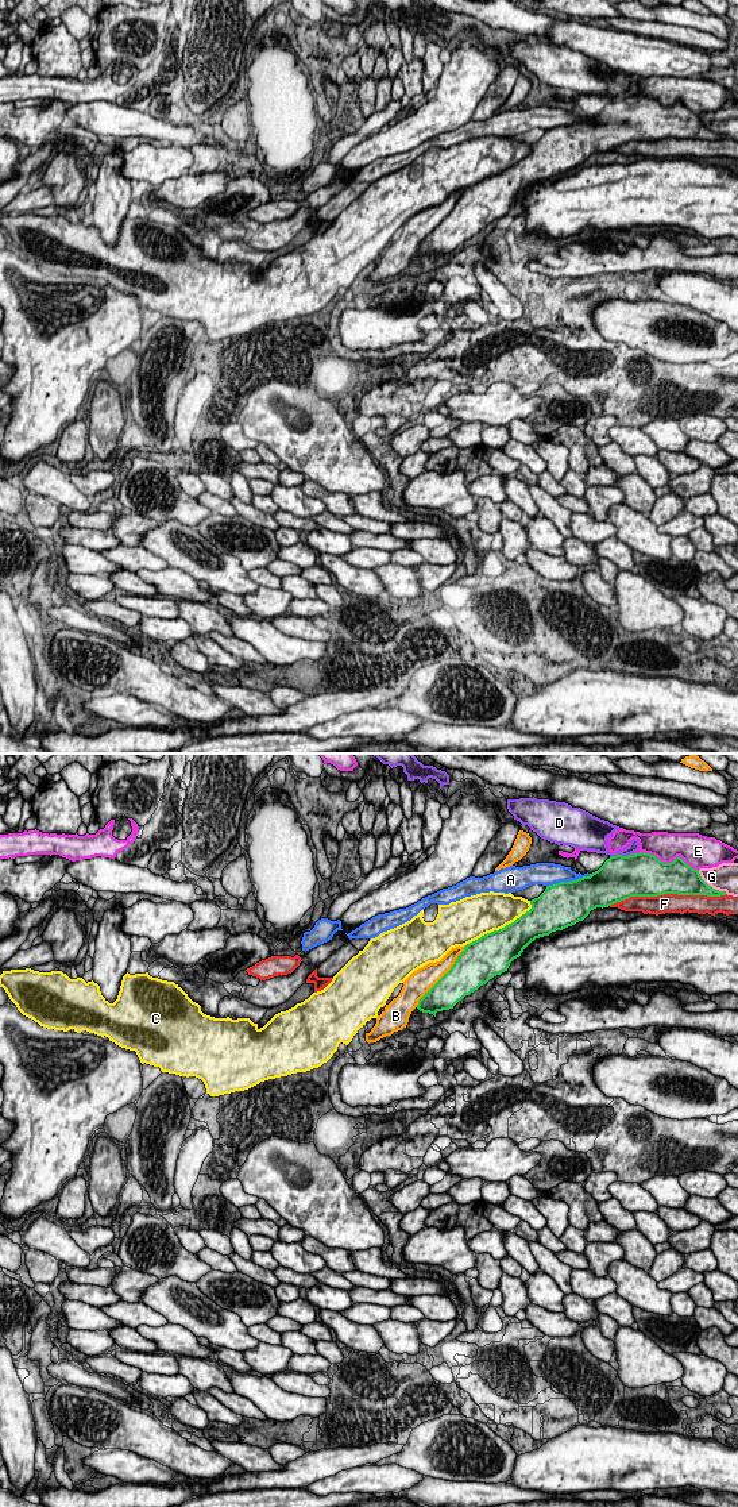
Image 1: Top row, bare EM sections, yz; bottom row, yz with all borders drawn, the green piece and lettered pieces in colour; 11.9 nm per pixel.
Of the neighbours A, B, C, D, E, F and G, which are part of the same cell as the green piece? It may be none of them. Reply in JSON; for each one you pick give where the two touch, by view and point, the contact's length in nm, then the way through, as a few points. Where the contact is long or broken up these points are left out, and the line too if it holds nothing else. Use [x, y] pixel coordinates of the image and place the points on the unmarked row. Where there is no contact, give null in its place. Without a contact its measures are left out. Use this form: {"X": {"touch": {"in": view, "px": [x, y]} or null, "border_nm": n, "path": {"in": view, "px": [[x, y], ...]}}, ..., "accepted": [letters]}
{"B": {"touch": {"in": "yz", "px": [443, 220]}, "border_nm": 950}, "accepted": ["B"]}

